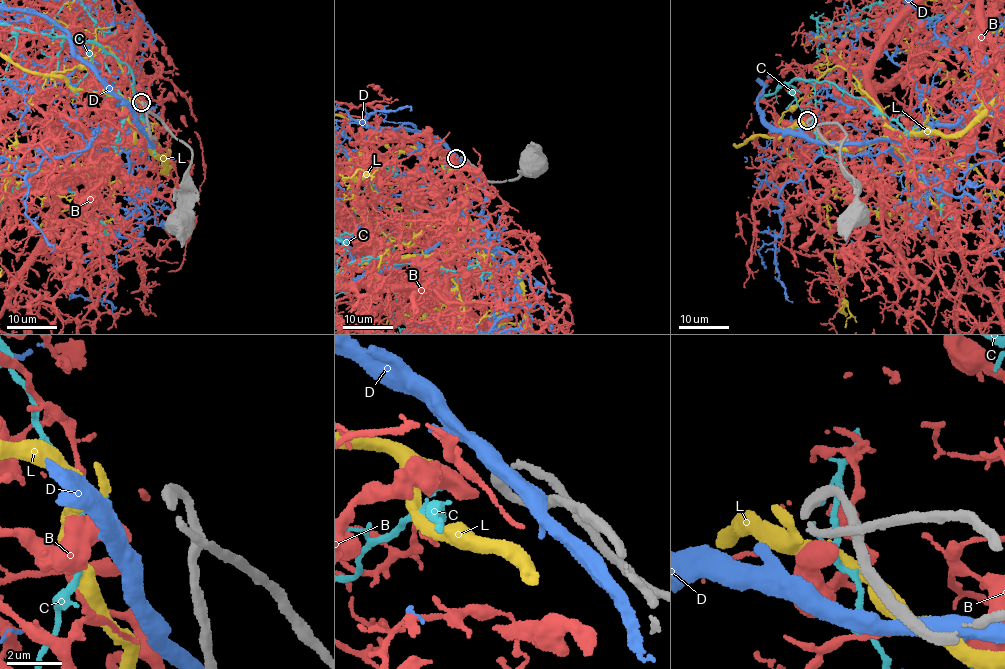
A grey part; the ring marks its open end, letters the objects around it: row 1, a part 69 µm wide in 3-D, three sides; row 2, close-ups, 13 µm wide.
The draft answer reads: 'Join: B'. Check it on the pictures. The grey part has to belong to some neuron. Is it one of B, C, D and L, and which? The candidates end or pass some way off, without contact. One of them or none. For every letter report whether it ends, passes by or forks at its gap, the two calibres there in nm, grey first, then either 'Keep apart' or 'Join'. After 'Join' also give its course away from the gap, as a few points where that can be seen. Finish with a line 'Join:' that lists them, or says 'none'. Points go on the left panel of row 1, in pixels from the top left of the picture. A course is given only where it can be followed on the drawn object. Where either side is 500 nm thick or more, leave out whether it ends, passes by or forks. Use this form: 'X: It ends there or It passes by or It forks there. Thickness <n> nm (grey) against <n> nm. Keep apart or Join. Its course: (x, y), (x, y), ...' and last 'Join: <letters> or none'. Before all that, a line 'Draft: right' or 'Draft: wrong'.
Draft: wrong
B: Thickness 340 nm (grey) against 650 nm. Keep apart
C: It ends there. Thickness 340 nm (grey) against 120 nm. Keep apart
D: Thickness 340 nm (grey) against 600 nm. Keep apart
L: It ends there. Thickness 340 nm (grey) against 440 nm. Join
Join: L

